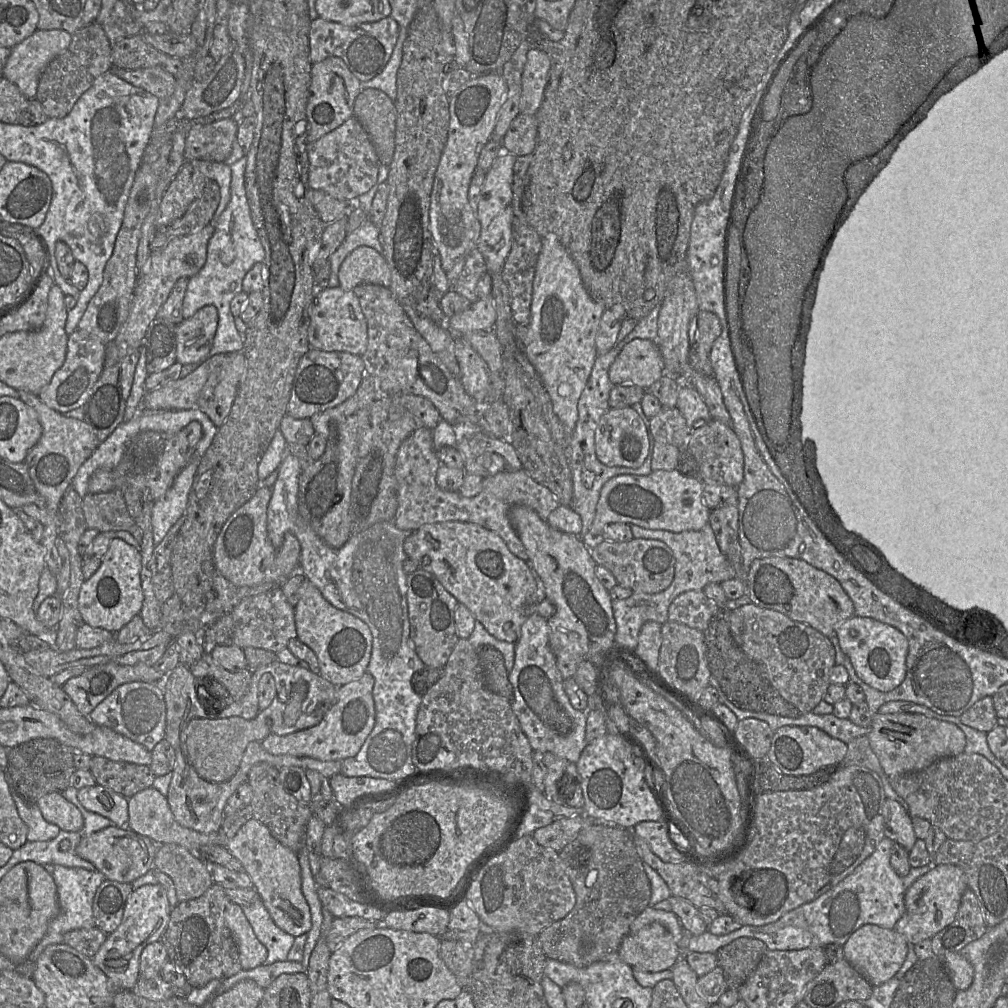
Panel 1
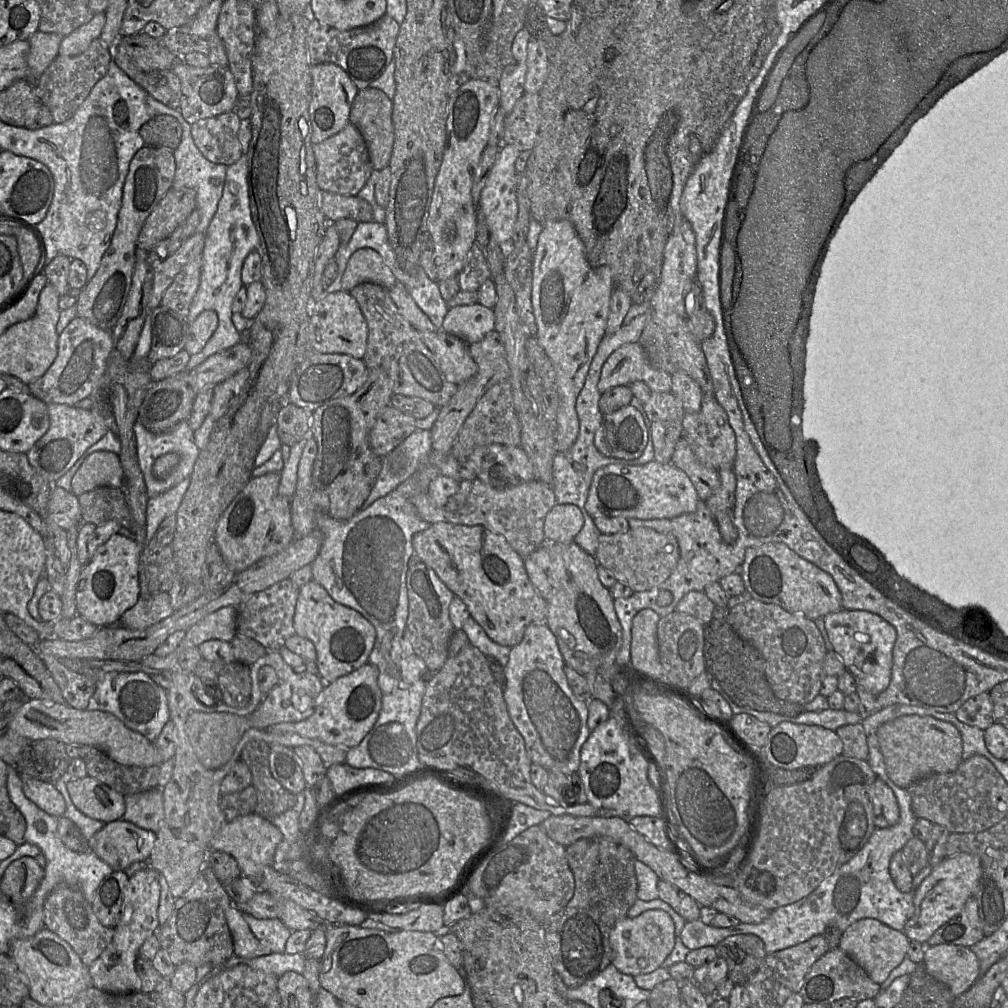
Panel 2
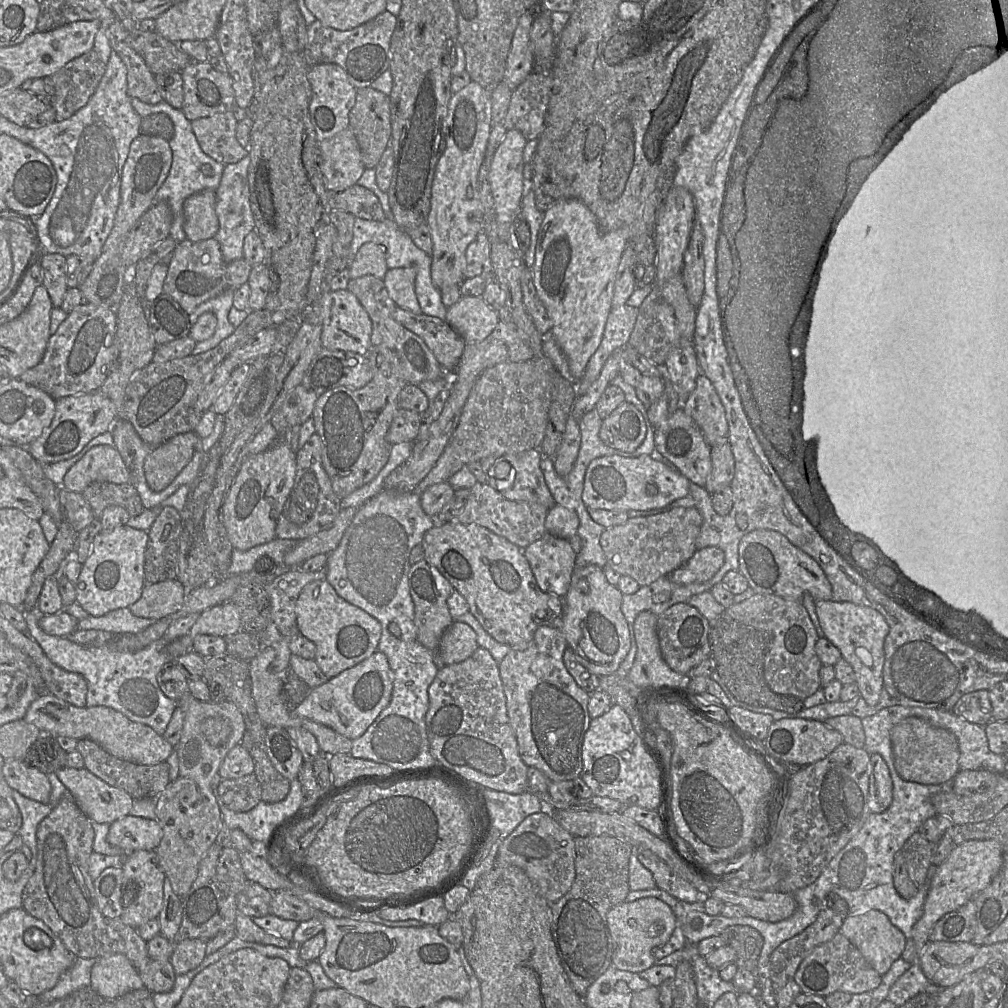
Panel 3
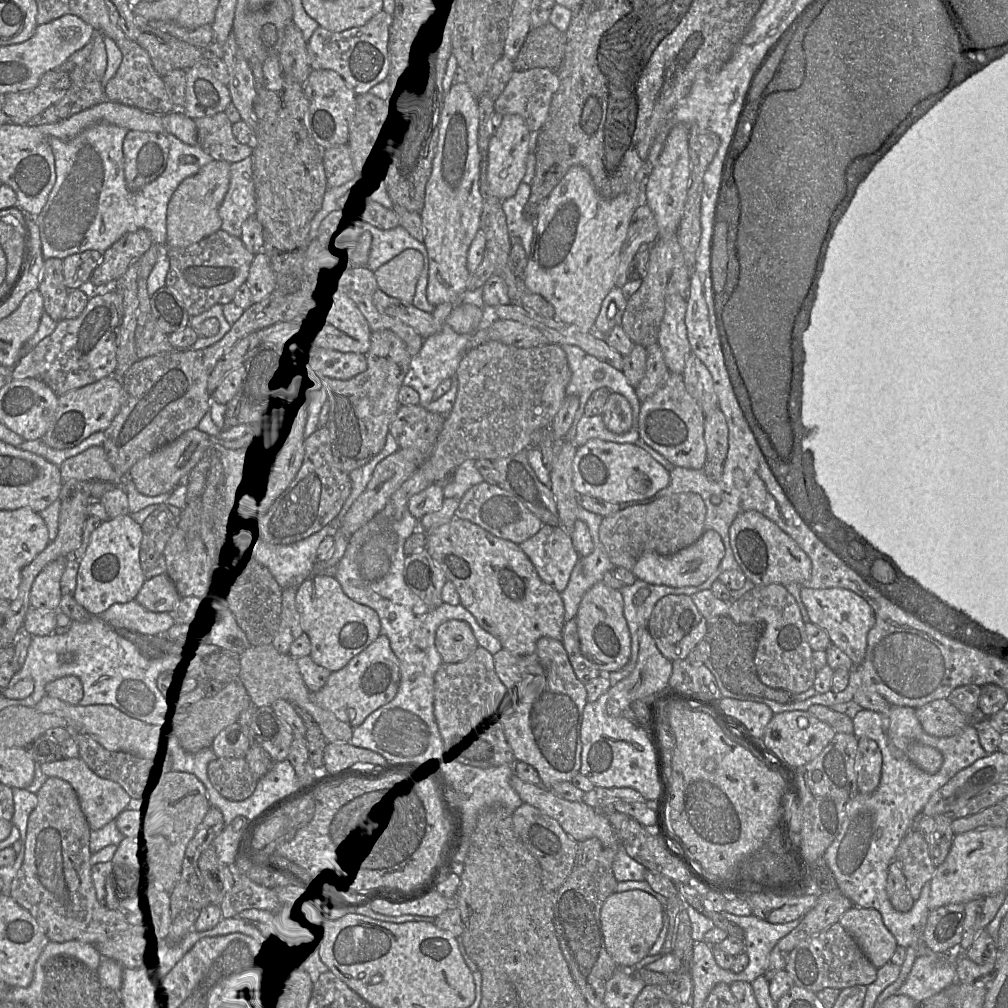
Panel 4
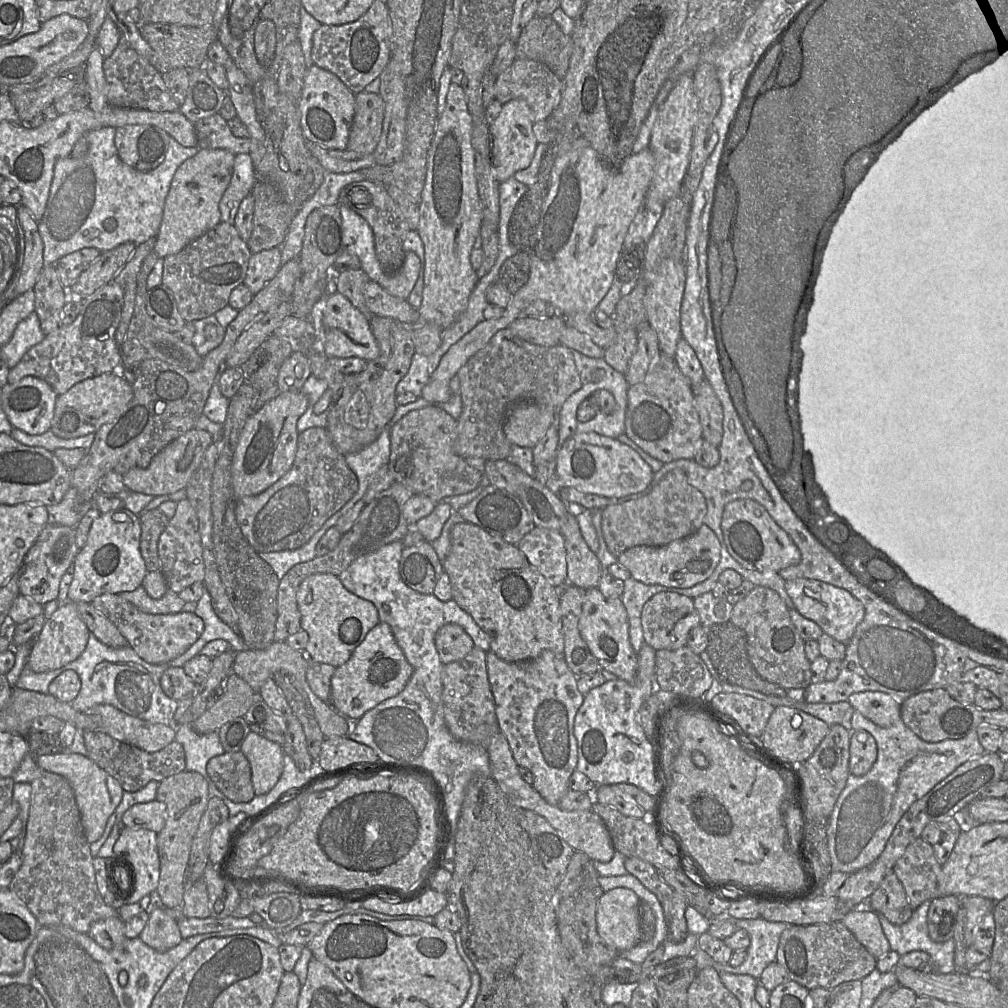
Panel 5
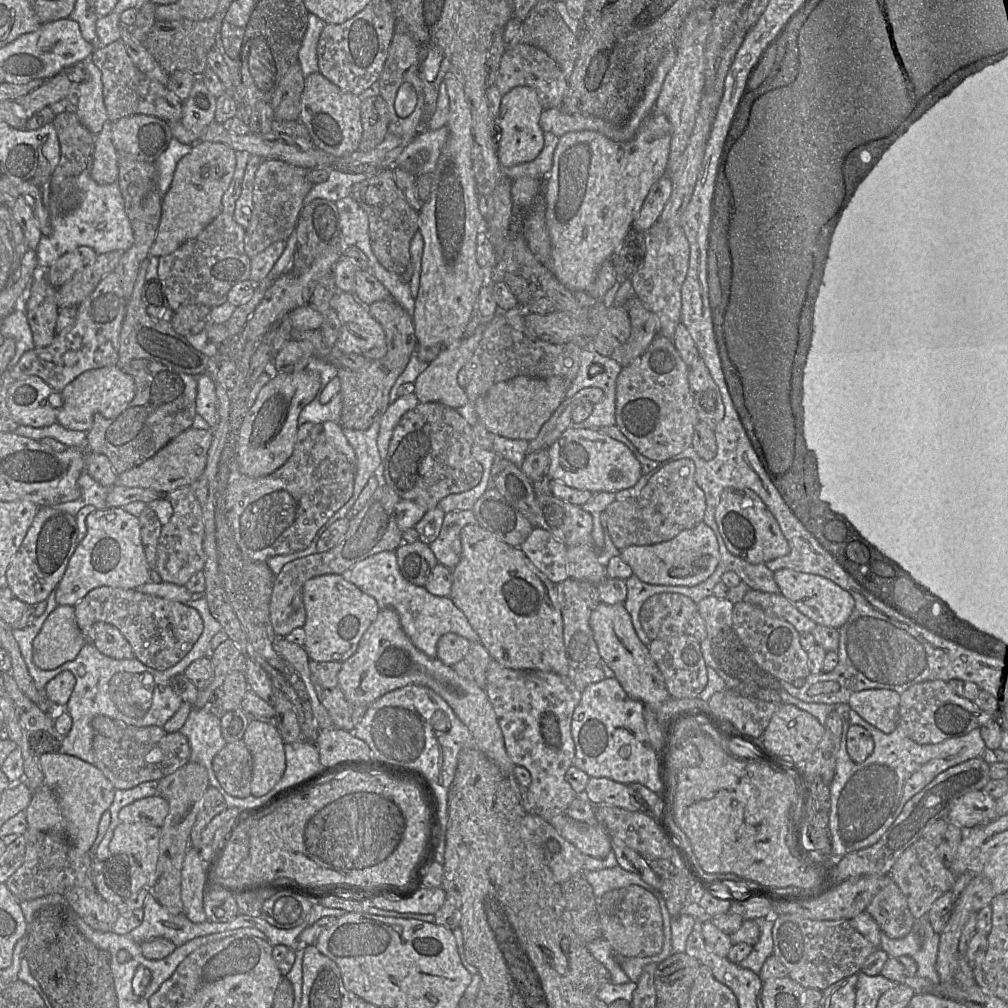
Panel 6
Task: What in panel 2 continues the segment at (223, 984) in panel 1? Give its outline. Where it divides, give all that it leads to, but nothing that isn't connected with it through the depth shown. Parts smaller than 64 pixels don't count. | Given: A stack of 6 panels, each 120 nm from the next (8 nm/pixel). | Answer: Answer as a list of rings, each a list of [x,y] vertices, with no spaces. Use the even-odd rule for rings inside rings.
[[[271,953],[244,960],[244,964],[259,971],[281,977],[287,972],[303,974],[306,959],[303,954]]]

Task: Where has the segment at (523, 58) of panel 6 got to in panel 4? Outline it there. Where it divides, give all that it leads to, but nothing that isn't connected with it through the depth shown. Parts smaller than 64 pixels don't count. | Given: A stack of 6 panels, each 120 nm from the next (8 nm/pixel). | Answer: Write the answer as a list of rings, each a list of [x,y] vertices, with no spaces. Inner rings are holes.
[[[548,68],[514,70],[510,81],[495,100],[495,111],[501,115],[520,115],[531,132],[539,132],[546,123],[553,96],[560,84],[558,73]]]

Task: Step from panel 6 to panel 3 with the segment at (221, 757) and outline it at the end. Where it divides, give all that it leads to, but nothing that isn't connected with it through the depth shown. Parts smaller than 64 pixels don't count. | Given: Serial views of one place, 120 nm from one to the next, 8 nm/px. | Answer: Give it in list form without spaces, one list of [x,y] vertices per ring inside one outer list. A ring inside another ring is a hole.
[[[254,773],[236,779],[220,779],[217,792],[224,805],[234,812],[247,812],[261,801],[261,786]]]

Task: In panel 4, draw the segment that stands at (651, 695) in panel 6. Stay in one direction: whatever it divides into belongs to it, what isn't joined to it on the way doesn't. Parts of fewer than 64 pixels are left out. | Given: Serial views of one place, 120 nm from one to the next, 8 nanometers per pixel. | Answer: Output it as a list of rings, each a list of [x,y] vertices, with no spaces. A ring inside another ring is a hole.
[[[603,581],[594,584],[582,597],[575,615],[575,637],[582,653],[596,666],[601,674],[609,674],[620,670],[631,654],[631,637],[624,617],[624,601],[620,590],[607,586]]]

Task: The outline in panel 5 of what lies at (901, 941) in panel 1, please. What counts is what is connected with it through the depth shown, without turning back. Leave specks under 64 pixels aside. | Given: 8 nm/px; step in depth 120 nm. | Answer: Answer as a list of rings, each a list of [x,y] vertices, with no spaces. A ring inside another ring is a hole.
[[[867,901],[849,911],[841,921],[874,958],[879,959],[890,951],[879,917],[867,907]]]

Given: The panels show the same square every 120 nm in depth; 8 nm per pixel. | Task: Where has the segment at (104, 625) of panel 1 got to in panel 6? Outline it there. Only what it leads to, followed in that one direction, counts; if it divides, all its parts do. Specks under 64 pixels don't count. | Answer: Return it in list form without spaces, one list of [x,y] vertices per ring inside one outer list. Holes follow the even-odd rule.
[[[122,507],[96,509],[86,518],[87,534],[78,544],[56,587],[58,605],[76,605],[91,590],[101,586],[135,589],[150,582],[150,568],[141,539],[138,517]]]

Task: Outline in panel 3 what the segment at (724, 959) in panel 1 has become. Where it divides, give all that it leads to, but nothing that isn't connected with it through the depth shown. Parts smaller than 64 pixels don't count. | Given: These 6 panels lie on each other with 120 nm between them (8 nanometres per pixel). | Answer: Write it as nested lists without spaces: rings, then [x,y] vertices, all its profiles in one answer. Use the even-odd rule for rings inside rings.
[[[733,925],[725,928],[720,936],[725,945],[735,951],[737,968],[745,969],[757,975],[758,959],[763,947],[763,938],[758,931],[745,925]]]

